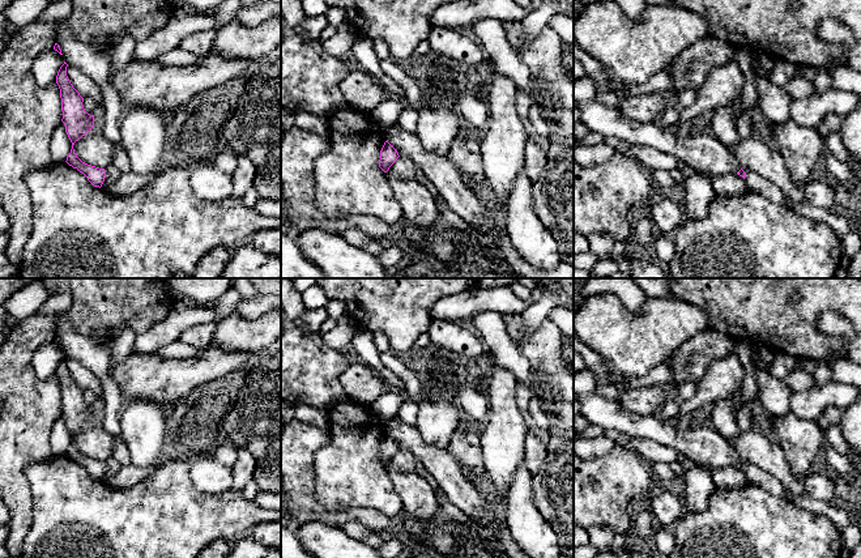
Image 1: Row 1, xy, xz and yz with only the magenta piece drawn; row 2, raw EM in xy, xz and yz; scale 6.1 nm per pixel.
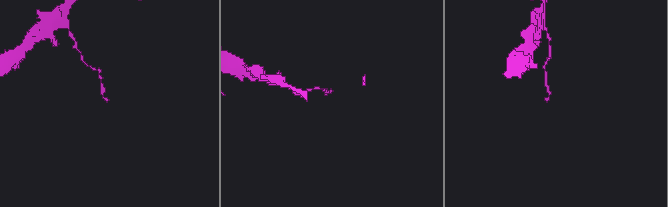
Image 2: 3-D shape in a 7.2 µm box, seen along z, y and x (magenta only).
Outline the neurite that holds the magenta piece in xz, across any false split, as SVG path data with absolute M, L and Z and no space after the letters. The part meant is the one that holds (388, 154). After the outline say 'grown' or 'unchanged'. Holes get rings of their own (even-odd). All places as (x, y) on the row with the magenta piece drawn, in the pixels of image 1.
M387 140L380 150L379 167L387 172L398 157L397 150Z; unchanged

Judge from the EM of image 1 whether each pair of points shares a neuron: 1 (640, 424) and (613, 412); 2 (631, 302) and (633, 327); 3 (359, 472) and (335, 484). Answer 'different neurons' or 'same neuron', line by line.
1: same neuron
2: different neurons
3: same neuron

